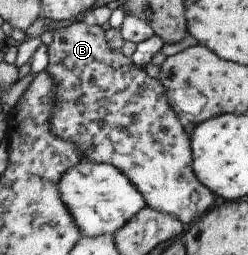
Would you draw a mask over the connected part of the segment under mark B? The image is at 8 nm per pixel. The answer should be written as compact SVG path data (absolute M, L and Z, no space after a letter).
M82 19L81 21L70 23L66 27L57 28L52 33L51 42L47 45L47 63L43 69L56 85L56 99L53 103L53 110L49 113L49 129L61 140L72 142L81 155L85 155L86 160L96 162L97 164L108 164L121 171L142 196L146 207L163 214L171 215L173 218L181 221L184 228L188 227L188 223L194 223L200 215L204 215L205 211L208 211L212 205L215 205L216 197L196 179L192 171L189 135L184 131L183 125L179 122L178 115L172 111L172 108L166 101L162 84L156 78L151 78L144 68L134 65L134 62L130 58L127 58L120 50L113 50L105 40L105 32L102 31L99 25L86 22L85 19Z

